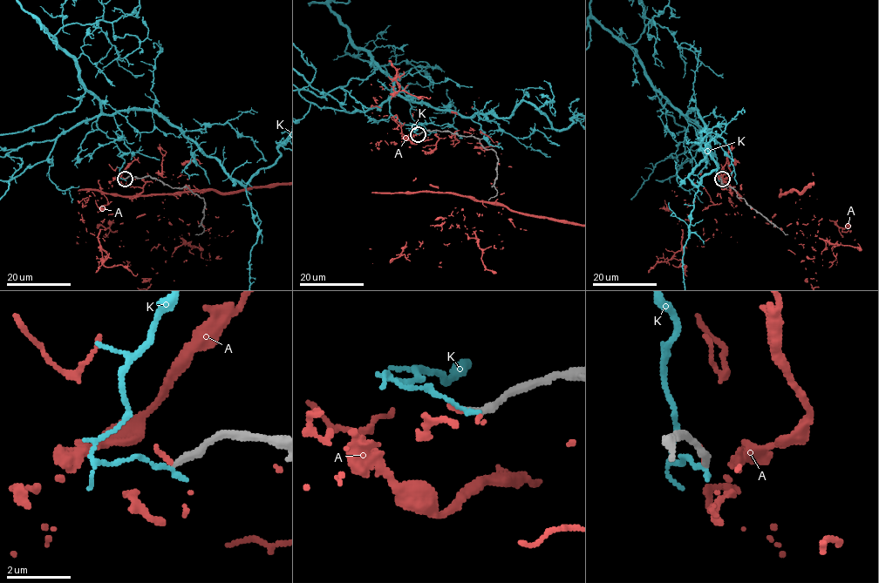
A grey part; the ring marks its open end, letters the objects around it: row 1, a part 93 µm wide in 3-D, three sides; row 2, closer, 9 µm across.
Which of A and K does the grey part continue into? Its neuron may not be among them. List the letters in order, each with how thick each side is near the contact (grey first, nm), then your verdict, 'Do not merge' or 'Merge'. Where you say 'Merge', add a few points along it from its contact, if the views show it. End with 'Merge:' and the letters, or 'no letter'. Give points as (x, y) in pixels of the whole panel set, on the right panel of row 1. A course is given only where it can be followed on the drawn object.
A: Thickness 240 nm (grey) against 130 nm. Do not merge
K: Thickness 220 nm (grey) against 140 nm. Do not merge
Merge: no letter

